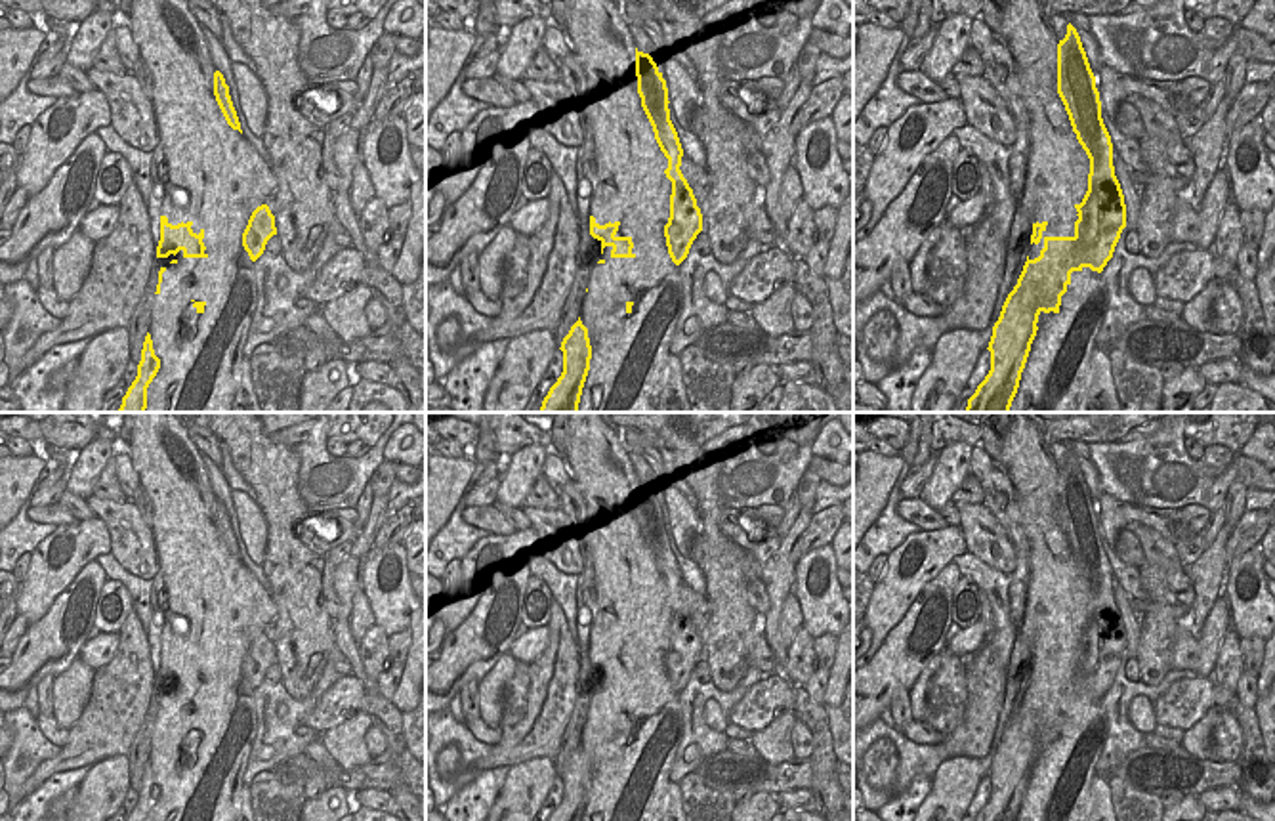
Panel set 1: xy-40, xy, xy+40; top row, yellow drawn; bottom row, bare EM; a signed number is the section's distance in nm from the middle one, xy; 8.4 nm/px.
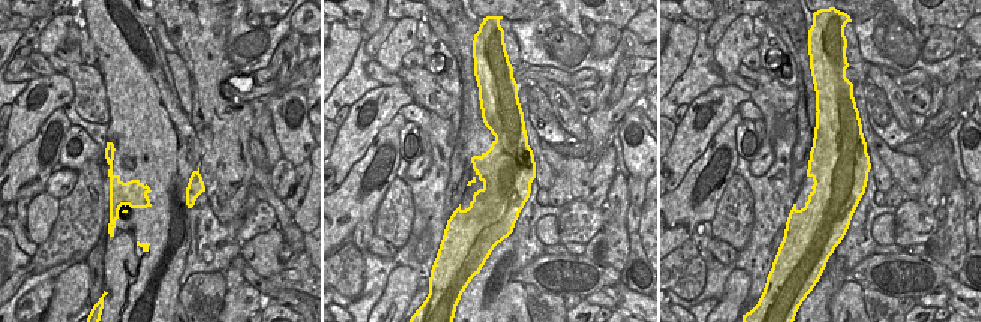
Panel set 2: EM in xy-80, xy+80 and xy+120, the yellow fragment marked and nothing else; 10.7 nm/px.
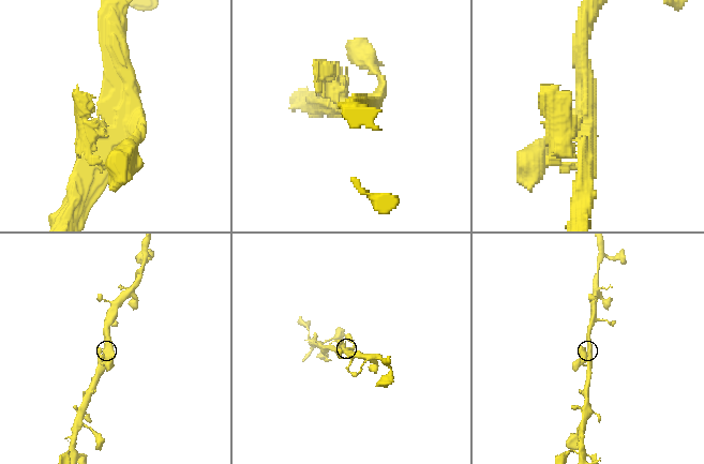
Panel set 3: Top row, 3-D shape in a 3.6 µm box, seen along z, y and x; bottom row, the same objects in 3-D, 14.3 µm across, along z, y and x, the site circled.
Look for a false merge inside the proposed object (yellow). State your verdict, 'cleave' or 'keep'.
keep

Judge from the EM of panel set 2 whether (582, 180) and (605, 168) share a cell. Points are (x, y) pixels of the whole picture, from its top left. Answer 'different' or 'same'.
different

